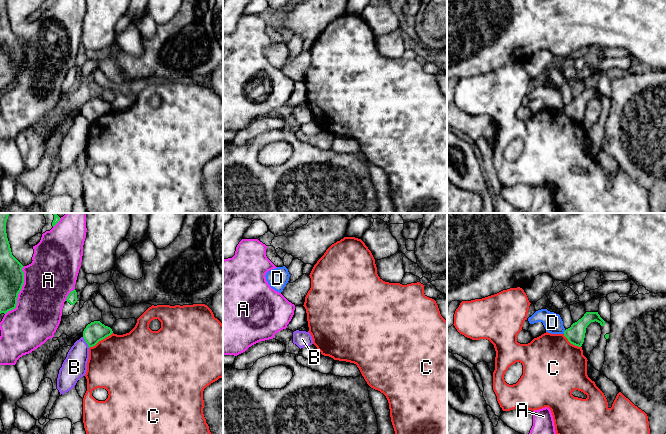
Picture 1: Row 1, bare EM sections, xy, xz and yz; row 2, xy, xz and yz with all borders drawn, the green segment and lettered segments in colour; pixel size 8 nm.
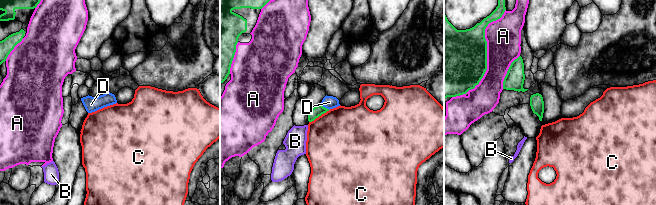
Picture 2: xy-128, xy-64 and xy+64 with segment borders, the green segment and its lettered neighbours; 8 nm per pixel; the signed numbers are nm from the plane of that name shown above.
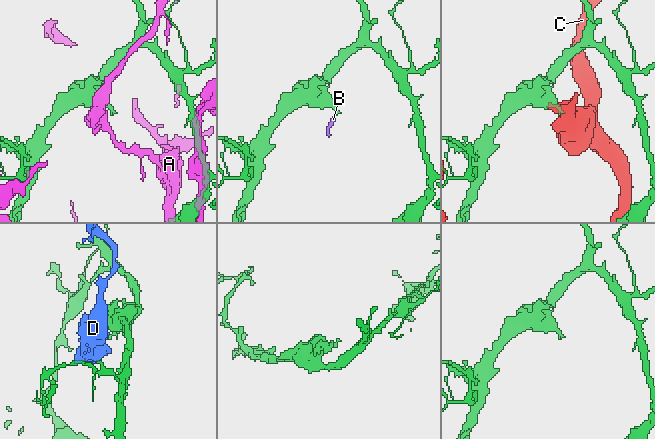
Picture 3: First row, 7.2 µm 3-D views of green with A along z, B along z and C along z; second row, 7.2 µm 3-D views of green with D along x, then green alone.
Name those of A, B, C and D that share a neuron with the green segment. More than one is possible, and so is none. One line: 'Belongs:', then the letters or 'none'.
Belongs: none

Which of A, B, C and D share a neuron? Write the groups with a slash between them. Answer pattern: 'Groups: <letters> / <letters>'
Groups: A / B D / C

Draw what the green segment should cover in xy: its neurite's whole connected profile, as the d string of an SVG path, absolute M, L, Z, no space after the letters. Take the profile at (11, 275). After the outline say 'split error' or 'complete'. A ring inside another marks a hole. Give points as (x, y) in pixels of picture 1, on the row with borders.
M0 213L0 314L16 308L24 284L24 267L11 252L6 233L10 213Z | complete

